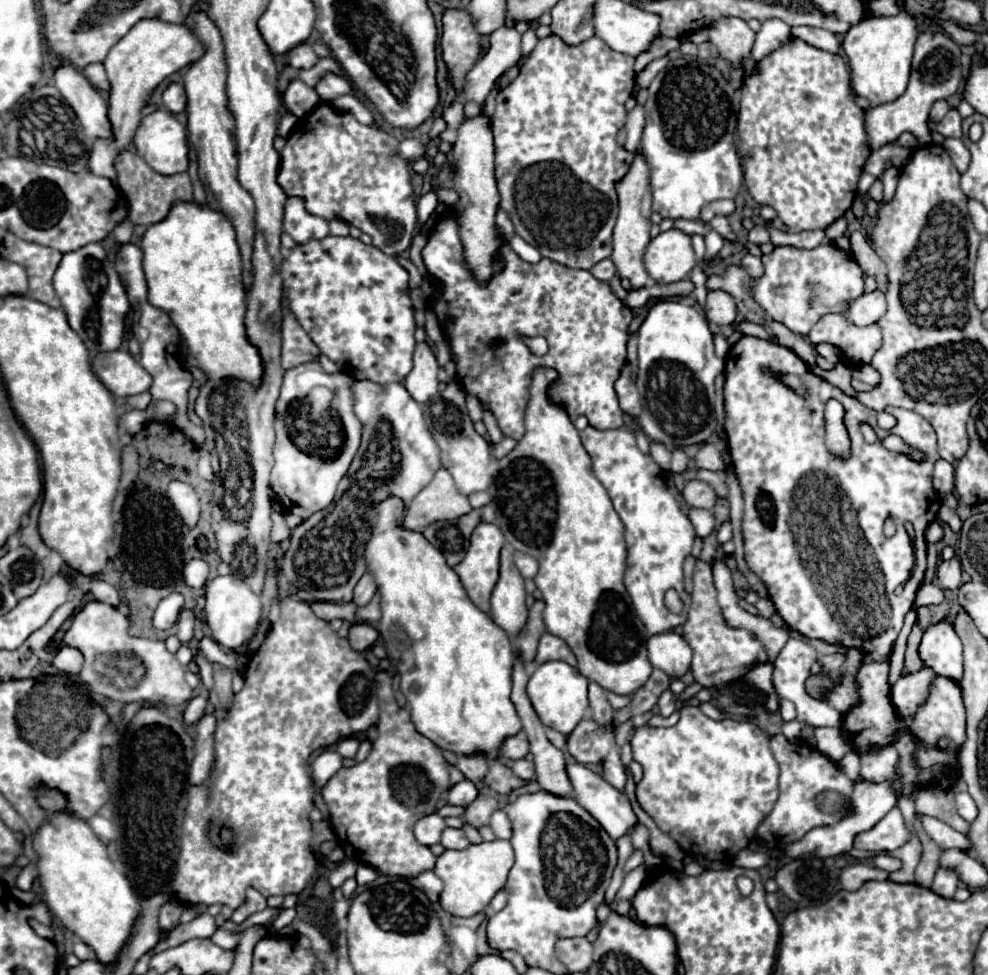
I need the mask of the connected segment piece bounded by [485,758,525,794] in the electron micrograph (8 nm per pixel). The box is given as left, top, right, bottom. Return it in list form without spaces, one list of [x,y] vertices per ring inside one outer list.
[[[491,760],[489,766],[489,774],[485,776],[485,784],[491,786],[491,790],[499,792],[499,794],[509,794],[513,788],[523,786],[525,782],[519,780],[507,766],[503,766],[501,760]]]

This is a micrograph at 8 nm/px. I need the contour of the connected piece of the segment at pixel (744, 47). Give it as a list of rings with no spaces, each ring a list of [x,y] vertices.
[[[719,18],[709,28],[709,42],[717,46],[719,54],[729,60],[733,66],[743,64],[747,72],[755,68],[755,62],[749,60],[749,52],[755,40],[755,32],[741,18]]]

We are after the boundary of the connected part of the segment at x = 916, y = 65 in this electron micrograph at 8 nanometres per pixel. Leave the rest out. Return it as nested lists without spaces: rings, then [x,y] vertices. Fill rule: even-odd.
[[[921,32],[919,34],[917,44],[915,44],[915,56],[913,56],[911,80],[909,80],[907,92],[895,102],[881,104],[865,112],[865,130],[867,130],[867,142],[871,150],[879,150],[881,146],[895,142],[895,138],[899,138],[903,132],[913,134],[919,146],[931,144],[931,130],[927,126],[929,110],[933,102],[947,100],[957,92],[961,84],[961,60],[959,58],[961,58],[959,46],[943,32]]]

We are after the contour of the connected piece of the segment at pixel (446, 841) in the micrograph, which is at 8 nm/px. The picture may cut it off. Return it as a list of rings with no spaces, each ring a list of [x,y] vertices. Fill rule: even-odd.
[[[445,828],[441,834],[441,844],[447,850],[463,850],[469,846],[469,840],[465,838],[463,830],[455,830],[455,828]]]

